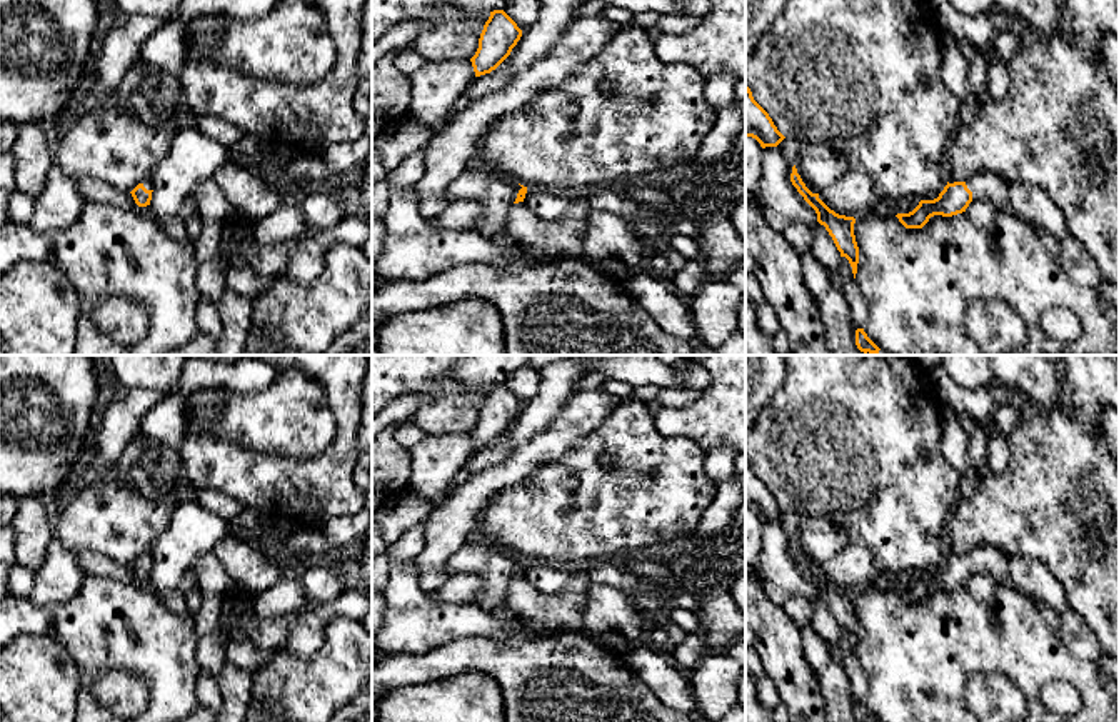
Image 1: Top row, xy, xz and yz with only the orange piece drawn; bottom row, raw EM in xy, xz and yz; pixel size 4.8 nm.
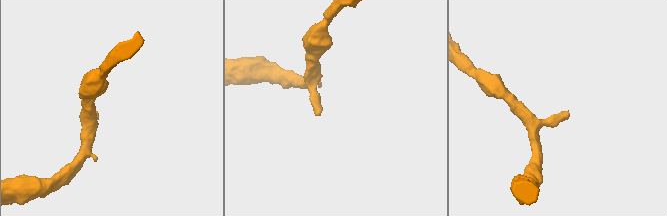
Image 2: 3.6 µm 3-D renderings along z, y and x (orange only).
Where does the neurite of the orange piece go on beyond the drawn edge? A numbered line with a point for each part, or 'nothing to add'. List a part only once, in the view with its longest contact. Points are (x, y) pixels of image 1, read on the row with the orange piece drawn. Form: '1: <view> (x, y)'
1: yz (989, 187)

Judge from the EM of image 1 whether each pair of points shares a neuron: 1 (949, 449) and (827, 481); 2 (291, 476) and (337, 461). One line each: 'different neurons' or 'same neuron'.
1: different neurons
2: same neuron

